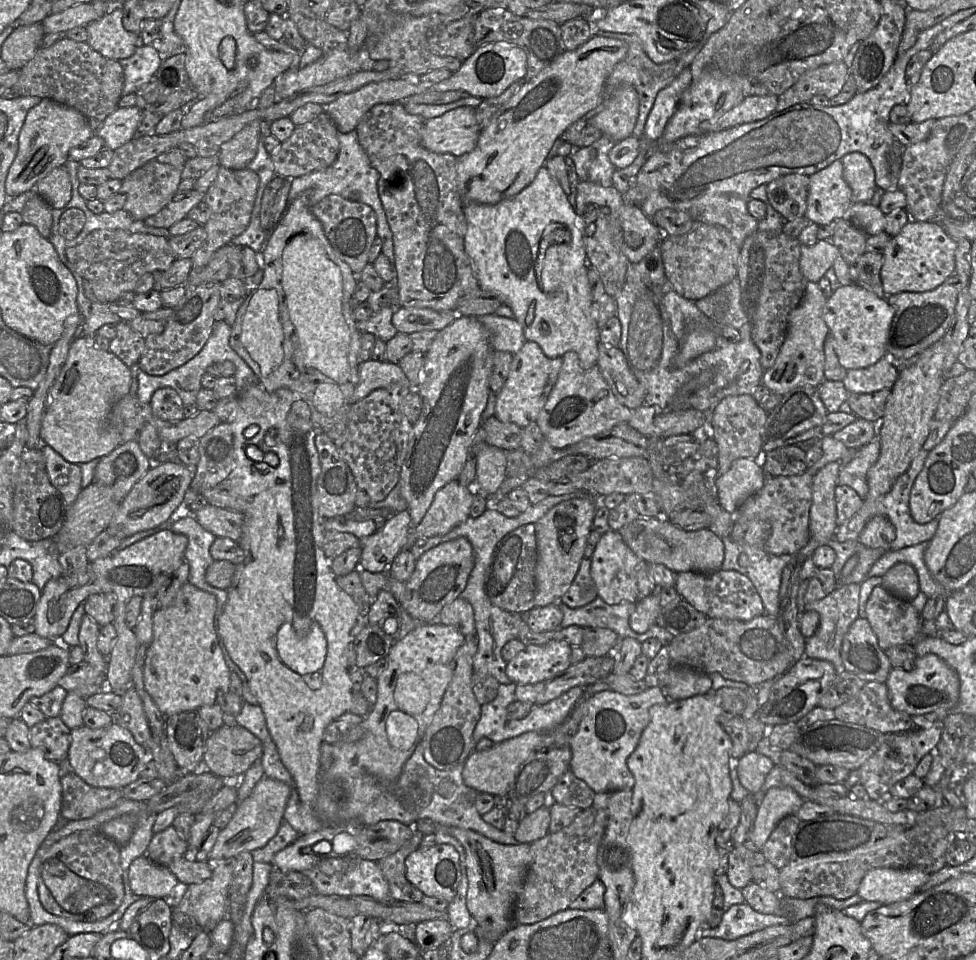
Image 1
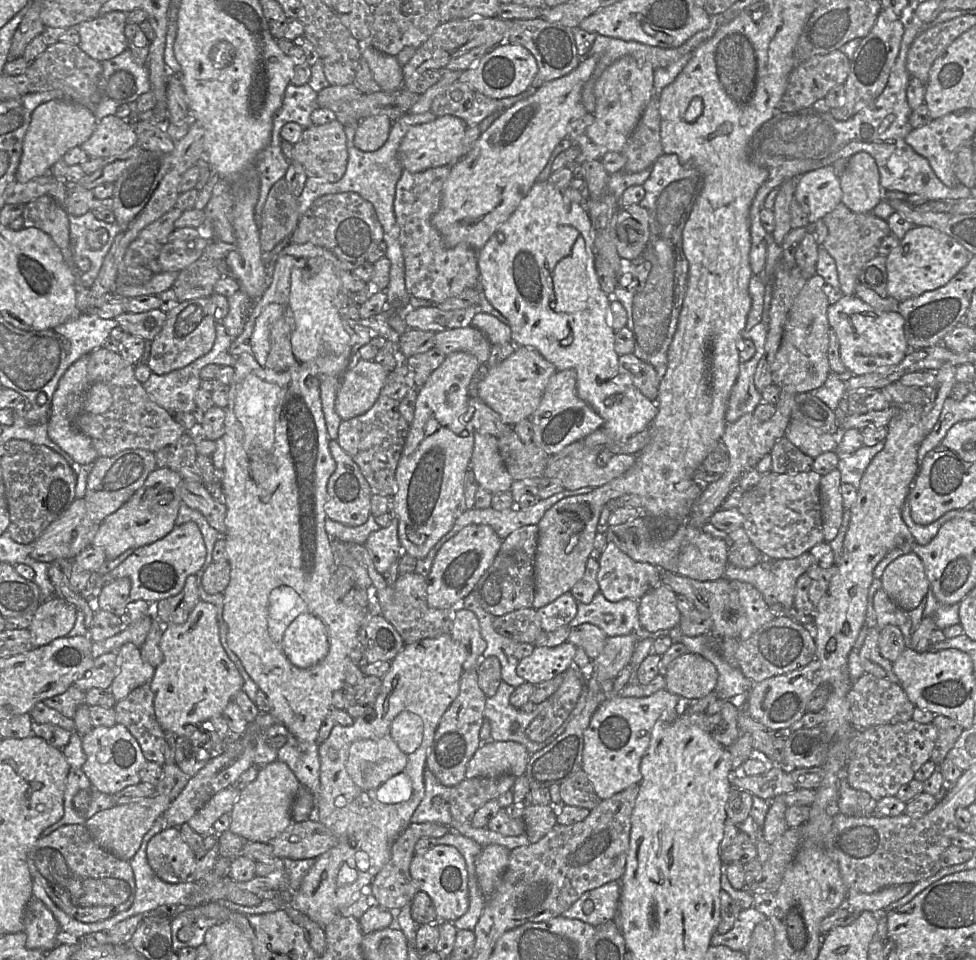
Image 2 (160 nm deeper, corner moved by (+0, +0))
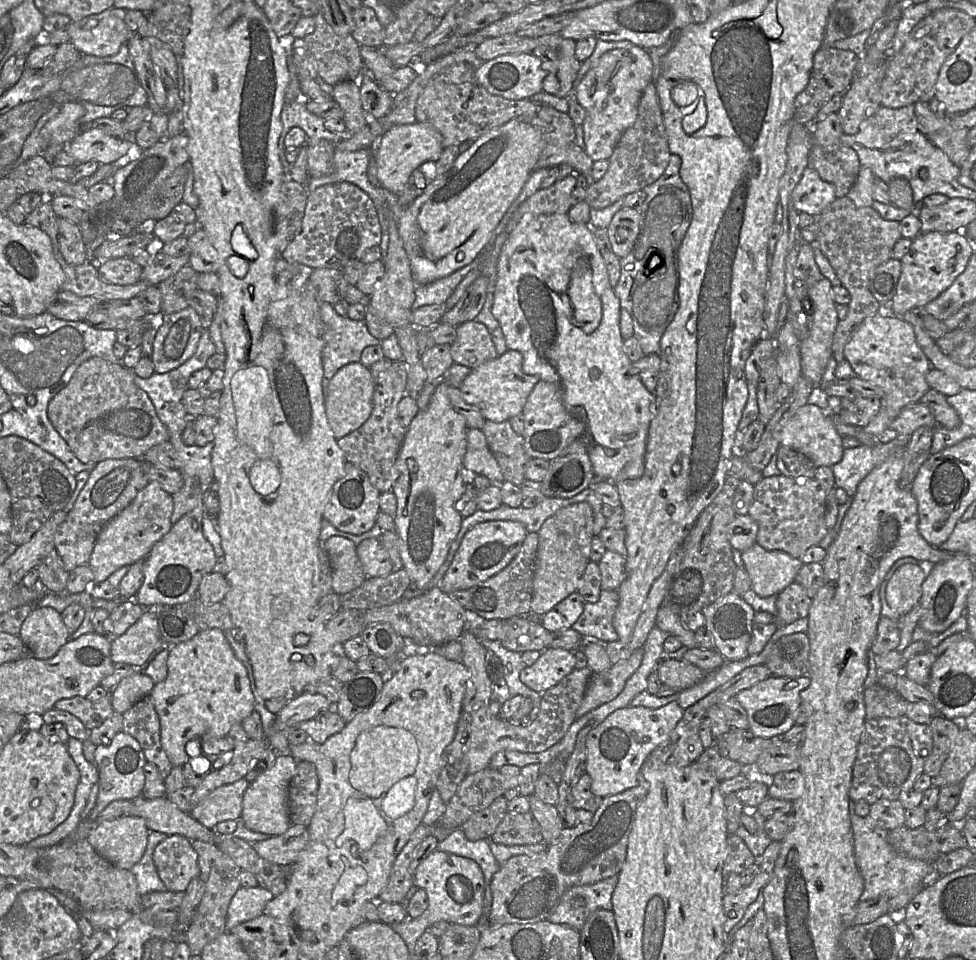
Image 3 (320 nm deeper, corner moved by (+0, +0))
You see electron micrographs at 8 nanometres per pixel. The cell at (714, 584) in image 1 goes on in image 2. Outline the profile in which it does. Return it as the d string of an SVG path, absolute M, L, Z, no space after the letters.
M732 580L729 583L737 591L746 615L746 625L738 639L746 640L764 624L774 620L776 616L770 611L762 594L753 585L738 580Z

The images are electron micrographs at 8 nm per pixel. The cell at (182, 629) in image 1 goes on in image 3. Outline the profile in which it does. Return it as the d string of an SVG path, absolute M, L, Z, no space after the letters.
M217 628L199 631L190 640L170 647L167 676L154 685L149 697L160 721L161 746L171 764L181 767L190 758L185 750L189 741L201 740L202 737L225 737L234 724L242 723L254 710L247 669L235 656L224 631Z

